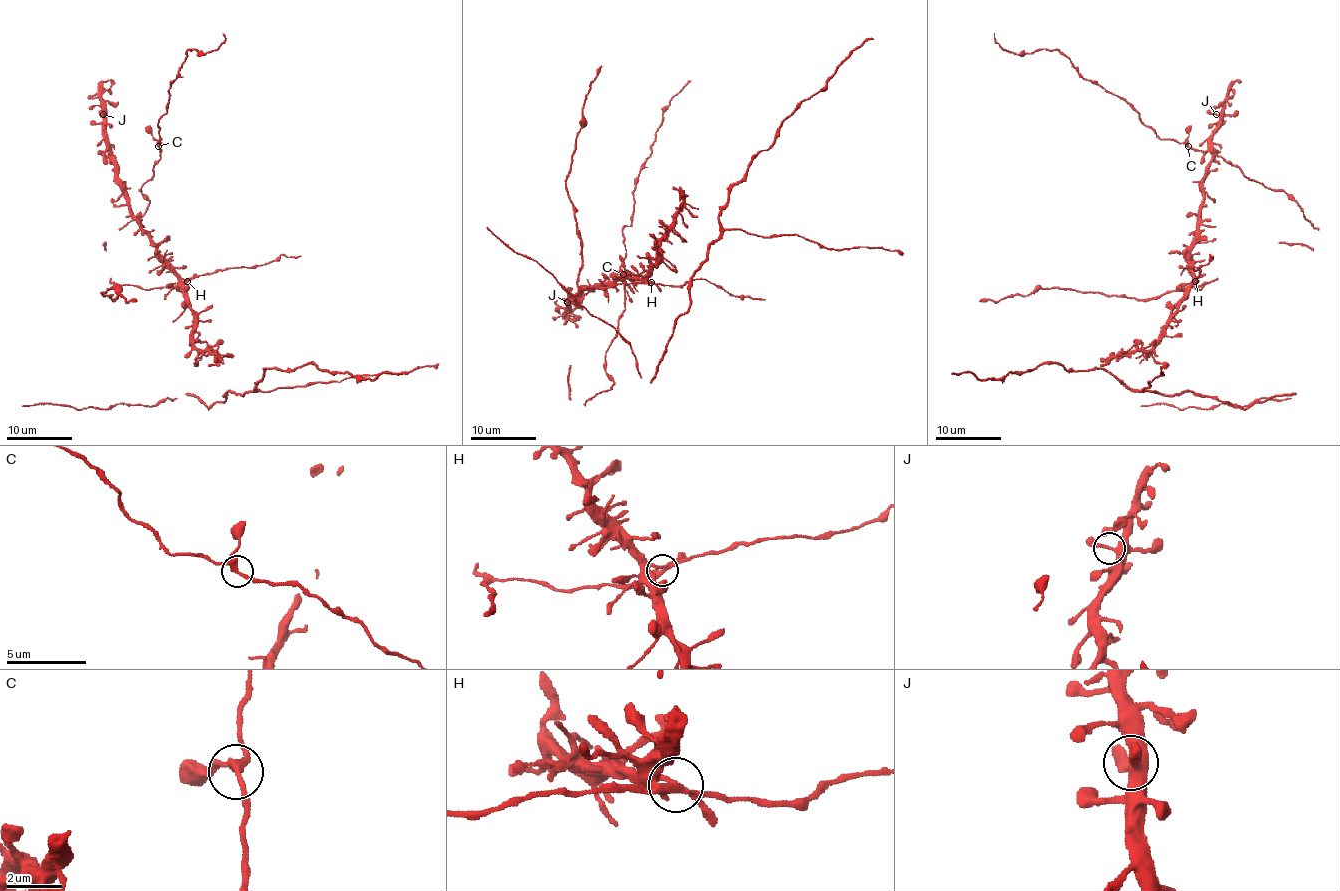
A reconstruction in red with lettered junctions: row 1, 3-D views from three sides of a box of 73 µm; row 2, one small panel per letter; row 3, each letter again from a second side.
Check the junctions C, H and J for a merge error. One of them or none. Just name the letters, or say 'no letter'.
no letter

